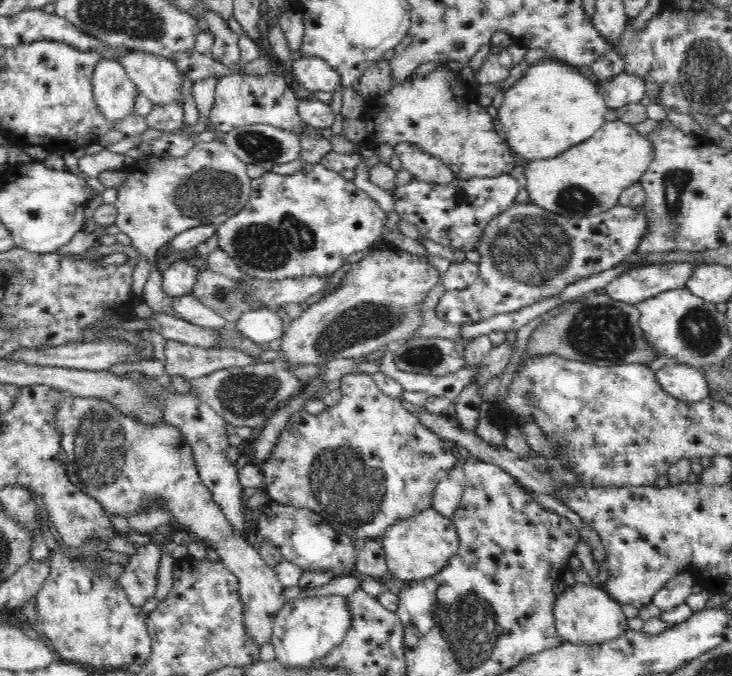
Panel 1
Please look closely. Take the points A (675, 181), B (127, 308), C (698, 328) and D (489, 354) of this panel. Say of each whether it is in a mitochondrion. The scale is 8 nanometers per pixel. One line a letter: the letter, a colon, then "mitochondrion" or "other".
A: mitochondrion
B: other
C: mitochondrion
D: other

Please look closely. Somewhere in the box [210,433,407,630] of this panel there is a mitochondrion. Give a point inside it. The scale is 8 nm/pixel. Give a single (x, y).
(352, 489)

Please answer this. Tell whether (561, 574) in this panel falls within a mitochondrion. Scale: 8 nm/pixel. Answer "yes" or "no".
no

